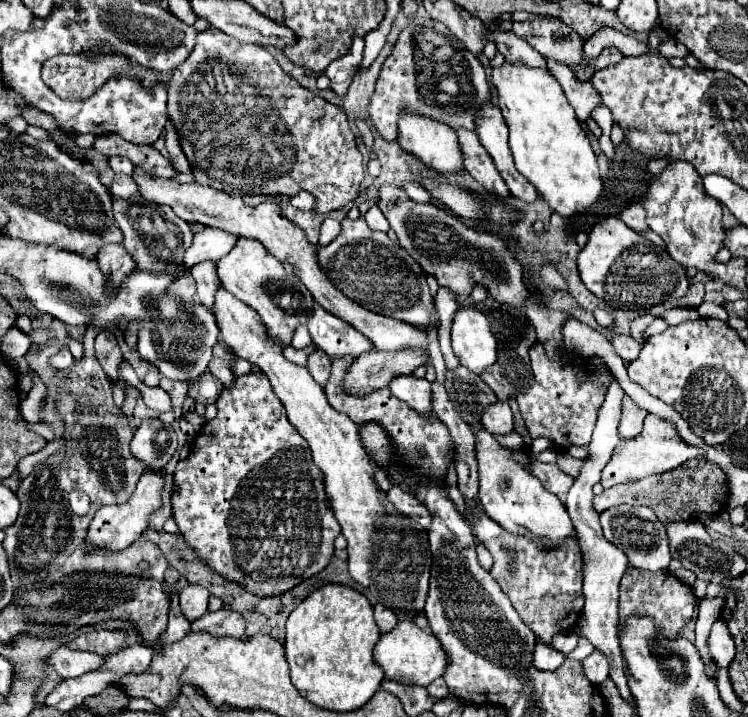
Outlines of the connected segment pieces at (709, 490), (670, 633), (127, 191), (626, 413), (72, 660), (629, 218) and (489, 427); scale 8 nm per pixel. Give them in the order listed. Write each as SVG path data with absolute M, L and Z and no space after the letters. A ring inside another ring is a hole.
M698 457L698 459L686 461L674 471L606 489L600 495L596 495L592 503L598 513L608 507L622 505L622 503L624 505L644 505L644 507L650 507L662 523L678 523L678 521L696 519L696 511L718 513L724 507L724 497L728 499L724 471L716 463L708 461L706 457ZM724 489L726 489L726 495L724 495Z
M636 567L626 569L622 583L620 583L620 621L624 621L630 615L648 615L656 621L658 633L666 637L676 637L682 627L692 619L696 595L692 587L684 585L680 579L676 579L670 571L642 571Z
M124 173L114 175L114 181L110 183L110 191L122 199L134 199L134 201L140 199L140 193L138 193L134 179L130 175L124 175Z
M624 395L624 399L622 399L622 419L620 419L620 425L618 425L620 439L638 437L640 431L642 431L642 423L644 423L646 415L648 415L646 409L640 409L628 395Z
M60 647L50 655L48 661L50 661L48 665L62 679L70 679L70 677L80 677L88 671L96 671L104 663L104 657L90 651L72 651L68 647Z
M632 203L632 205L624 207L620 219L622 219L630 229L634 229L634 231L638 231L638 233L644 233L644 231L650 229L648 223L646 223L646 211L644 211L642 205L638 205L638 203Z
M498 401L498 403L494 403L494 407L486 407L486 411L482 411L482 425L492 435L512 433L514 431L512 411L510 411L508 401Z

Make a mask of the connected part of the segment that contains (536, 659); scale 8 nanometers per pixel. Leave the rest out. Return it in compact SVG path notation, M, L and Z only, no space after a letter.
M536 645L534 655L532 655L532 663L534 669L538 671L550 671L550 669L558 669L564 661L564 655L552 647L546 645Z

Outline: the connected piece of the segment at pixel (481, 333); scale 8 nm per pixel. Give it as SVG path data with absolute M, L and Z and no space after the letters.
M458 307L452 317L452 347L460 365L464 365L466 369L474 373L482 373L484 369L488 369L494 363L498 349L498 339L490 331L488 317L474 307Z

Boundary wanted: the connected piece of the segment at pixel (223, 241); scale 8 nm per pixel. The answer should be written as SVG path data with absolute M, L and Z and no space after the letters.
M206 227L202 233L194 235L192 245L184 251L184 257L180 261L180 265L188 271L190 267L202 263L202 261L216 261L222 259L226 255L226 251L230 251L236 243L236 235L214 229L214 227Z

